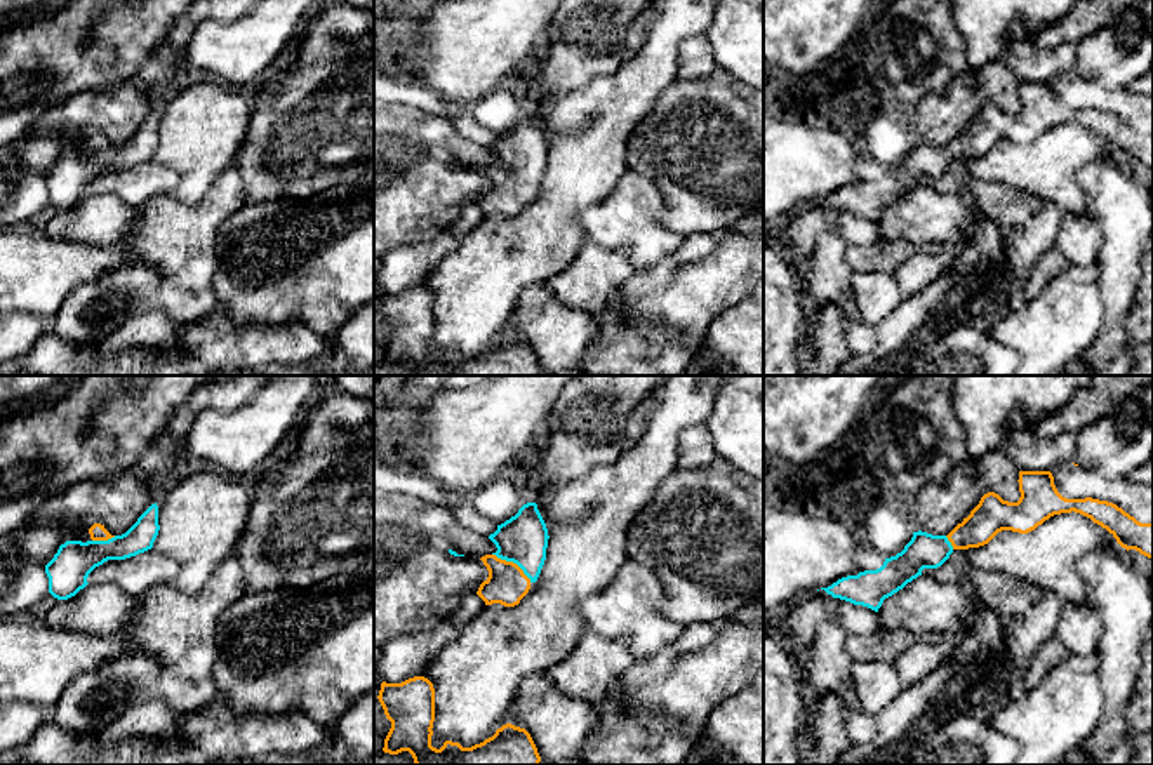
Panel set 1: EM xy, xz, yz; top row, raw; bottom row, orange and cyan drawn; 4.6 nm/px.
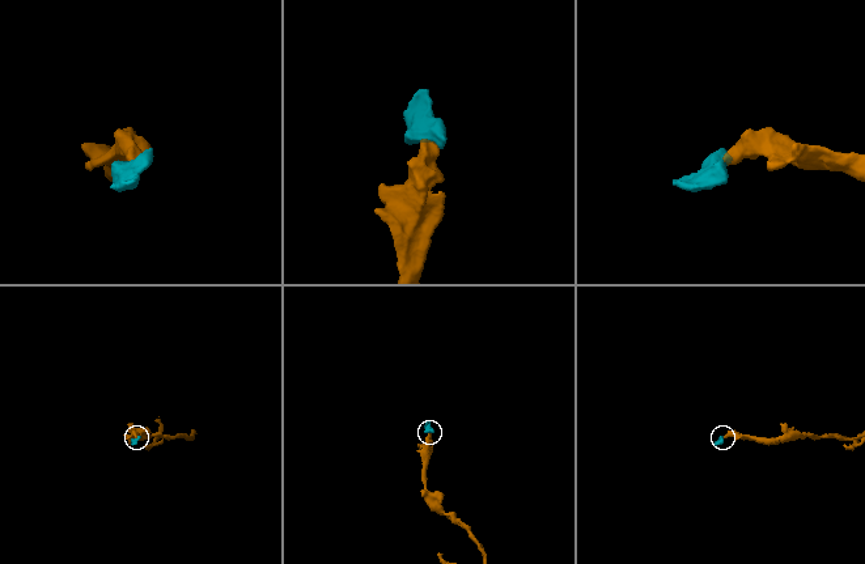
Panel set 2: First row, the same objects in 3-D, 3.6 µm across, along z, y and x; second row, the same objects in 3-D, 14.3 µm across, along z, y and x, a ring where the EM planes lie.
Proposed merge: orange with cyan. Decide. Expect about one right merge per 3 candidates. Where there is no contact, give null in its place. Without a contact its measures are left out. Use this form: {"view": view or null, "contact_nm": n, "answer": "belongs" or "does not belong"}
{"view": "xz", "contact_nm": 220, "answer": "belongs"}

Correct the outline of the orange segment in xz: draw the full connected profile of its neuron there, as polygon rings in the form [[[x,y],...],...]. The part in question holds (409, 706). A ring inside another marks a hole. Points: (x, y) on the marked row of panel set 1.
[[[414,676],[402,683],[383,682],[377,699],[391,722],[383,751],[390,755],[409,751],[416,765],[539,765],[541,762],[530,734],[511,723],[503,725],[492,737],[471,748],[452,741],[445,741],[440,749],[433,748],[435,688],[424,676]]]

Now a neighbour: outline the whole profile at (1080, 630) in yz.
[[[1064,603],[1056,636],[1073,655],[1087,657],[1099,650],[1103,624],[1096,609]]]

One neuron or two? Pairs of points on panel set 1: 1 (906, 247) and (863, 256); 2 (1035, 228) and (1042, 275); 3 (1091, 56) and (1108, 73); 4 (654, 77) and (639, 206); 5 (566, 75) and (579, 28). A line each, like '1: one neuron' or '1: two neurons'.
1: one neuron
2: two neurons
3: one neuron
4: two neurons
5: one neuron

